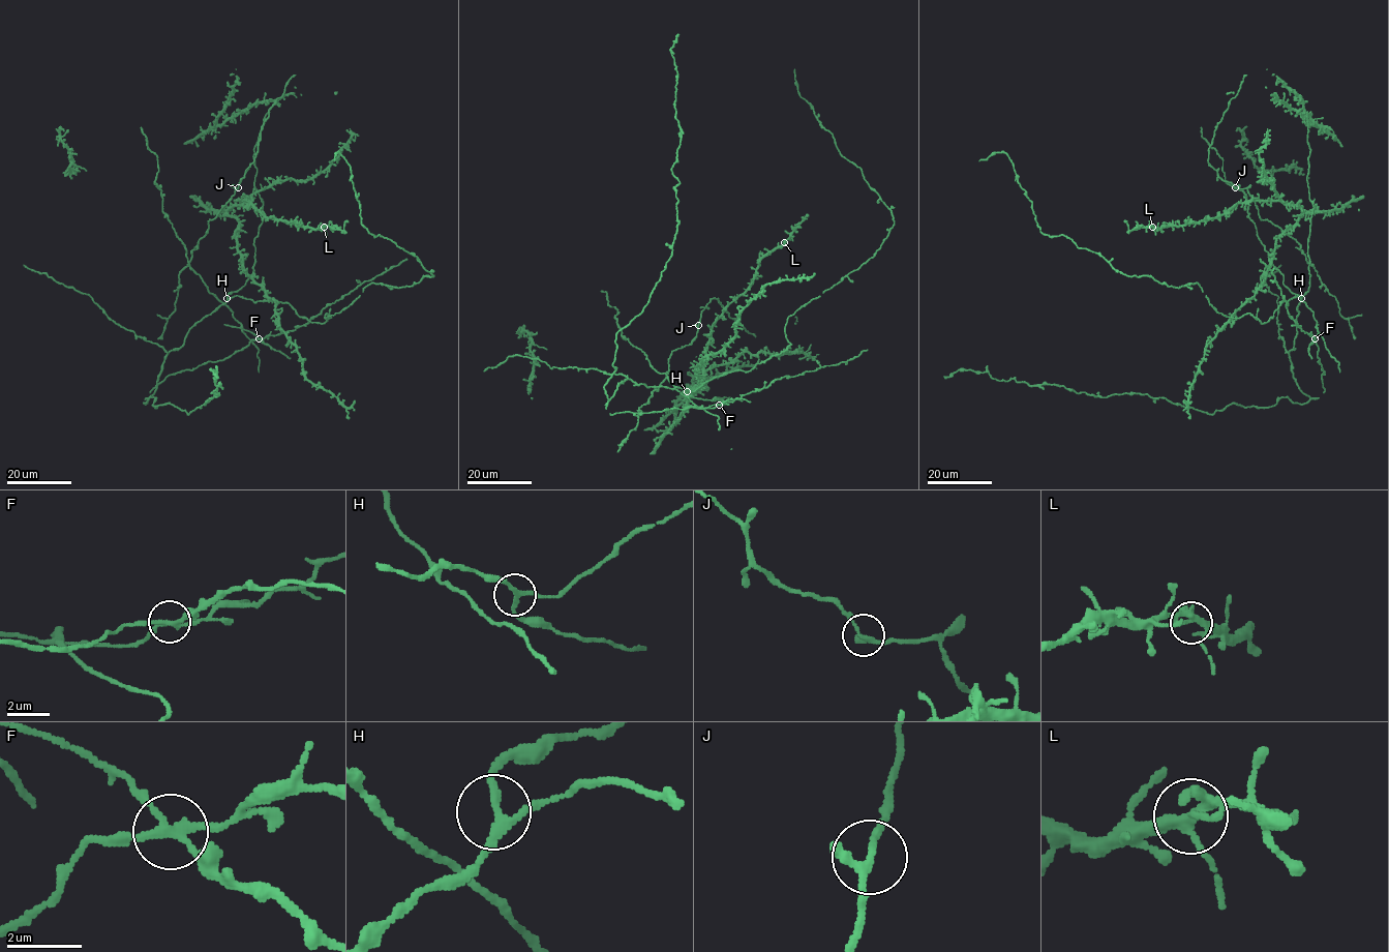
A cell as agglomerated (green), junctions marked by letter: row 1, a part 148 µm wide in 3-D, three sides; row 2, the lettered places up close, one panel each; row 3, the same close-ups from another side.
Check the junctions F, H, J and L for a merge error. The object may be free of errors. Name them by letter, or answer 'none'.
F

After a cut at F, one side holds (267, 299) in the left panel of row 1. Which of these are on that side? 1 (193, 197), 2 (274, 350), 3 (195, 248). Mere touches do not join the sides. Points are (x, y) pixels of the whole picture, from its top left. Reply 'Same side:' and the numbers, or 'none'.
Same side: 1, 3

